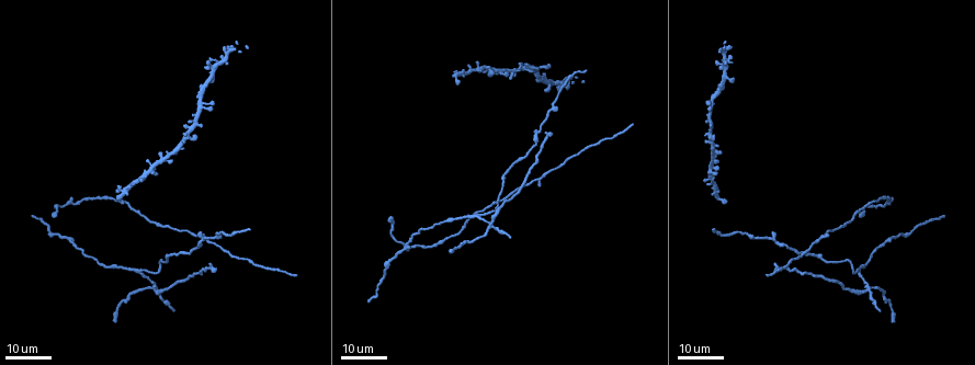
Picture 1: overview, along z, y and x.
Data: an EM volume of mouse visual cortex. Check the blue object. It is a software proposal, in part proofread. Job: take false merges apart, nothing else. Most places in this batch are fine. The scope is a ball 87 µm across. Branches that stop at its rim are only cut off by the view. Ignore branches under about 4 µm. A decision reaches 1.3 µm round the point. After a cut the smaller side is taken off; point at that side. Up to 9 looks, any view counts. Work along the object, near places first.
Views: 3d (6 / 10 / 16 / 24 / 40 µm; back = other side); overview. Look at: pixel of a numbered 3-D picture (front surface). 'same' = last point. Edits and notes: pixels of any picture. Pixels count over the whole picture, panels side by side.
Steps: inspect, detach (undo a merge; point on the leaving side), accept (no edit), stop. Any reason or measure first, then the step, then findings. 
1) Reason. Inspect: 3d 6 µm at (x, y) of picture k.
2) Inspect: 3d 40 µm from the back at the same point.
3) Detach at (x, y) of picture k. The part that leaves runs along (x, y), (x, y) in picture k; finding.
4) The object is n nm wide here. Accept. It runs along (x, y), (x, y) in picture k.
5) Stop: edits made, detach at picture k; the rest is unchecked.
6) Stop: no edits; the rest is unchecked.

Side arm on a straight run. Inspect: 3d 16 µm at (474, 218) of picture 1.

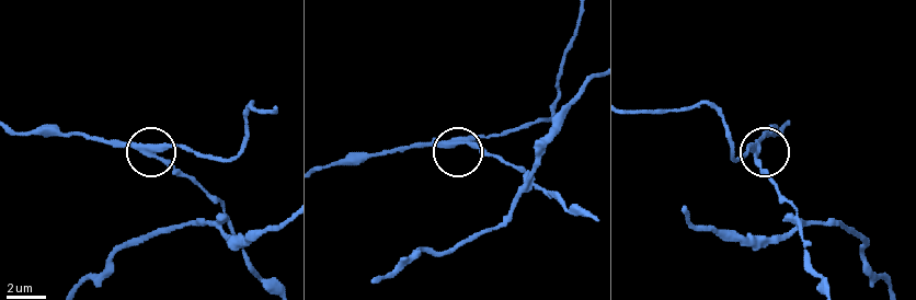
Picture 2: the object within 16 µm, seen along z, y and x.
Inspect: 3d 6 µm at (157, 155) of picture 2.

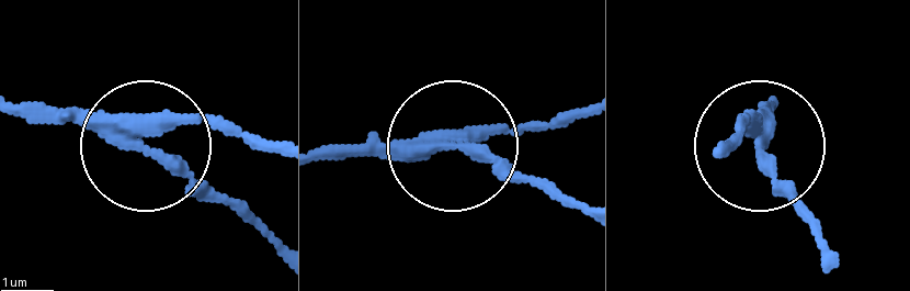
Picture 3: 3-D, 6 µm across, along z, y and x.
Other side. Inspect: 3d 6 µm from the back at (142, 147) of picture 3.

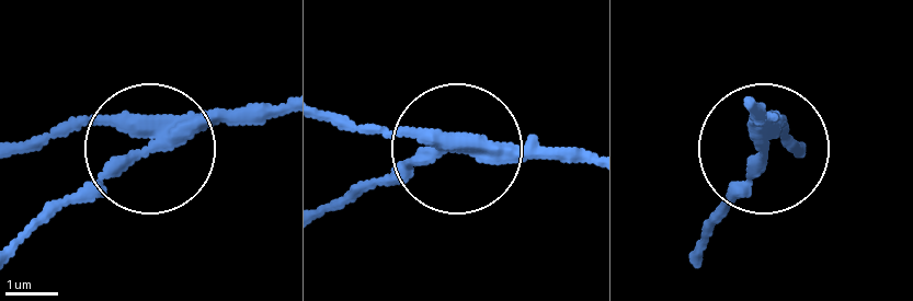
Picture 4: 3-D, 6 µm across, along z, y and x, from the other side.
The side arm is 35 µm long; 3 arms meet here. Detach at (118, 157) of picture 4. Two cells meet here.

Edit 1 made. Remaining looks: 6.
Sudden change in width. Inspect: 3d 24 µm at (599, 144) of picture 1.

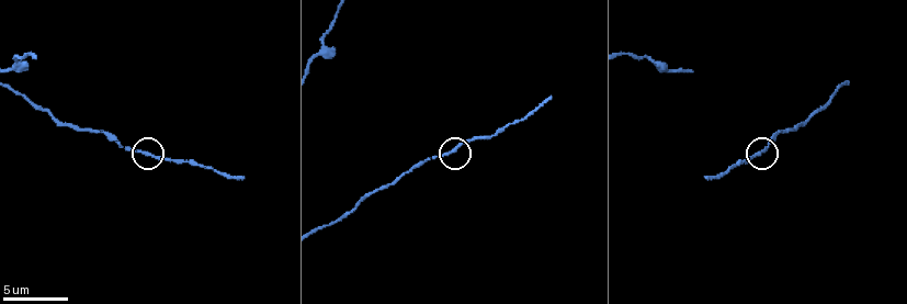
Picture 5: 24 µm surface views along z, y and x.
Closer look. Inspect: 3d 6 µm at (143, 152) of picture 5.

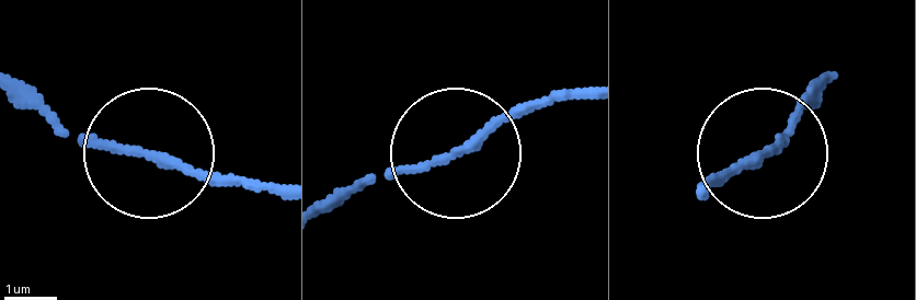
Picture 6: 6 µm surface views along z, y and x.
Other side. Inspect: 3d 6 µm from the back at (153, 156) of picture 6.

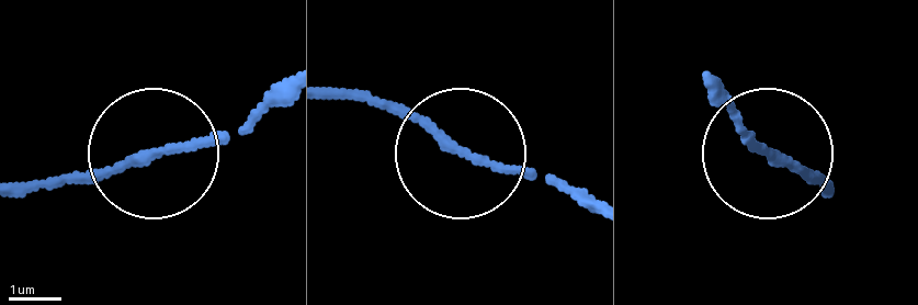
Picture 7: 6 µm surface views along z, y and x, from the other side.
The object is 170 nm wide here. Accept. It runs along (288, 99), (223, 134), (57, 173) in picture 7; continuous, no second cell.

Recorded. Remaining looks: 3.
Two arms in line, one across. Inspect: 3d 24 µm at (773, 239) of picture 1.

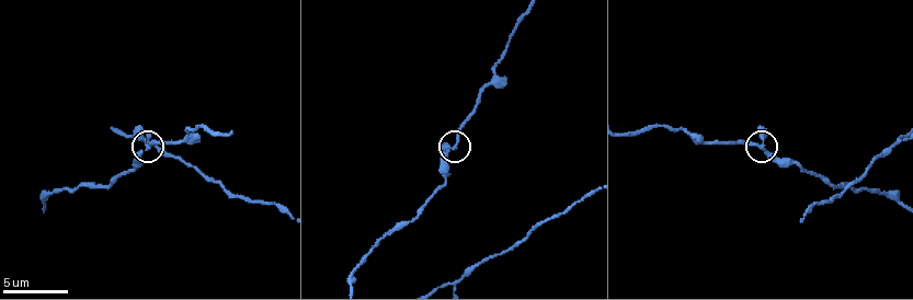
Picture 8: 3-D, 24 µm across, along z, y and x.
Inspect: 3d 6 µm at (456, 145) of picture 8.

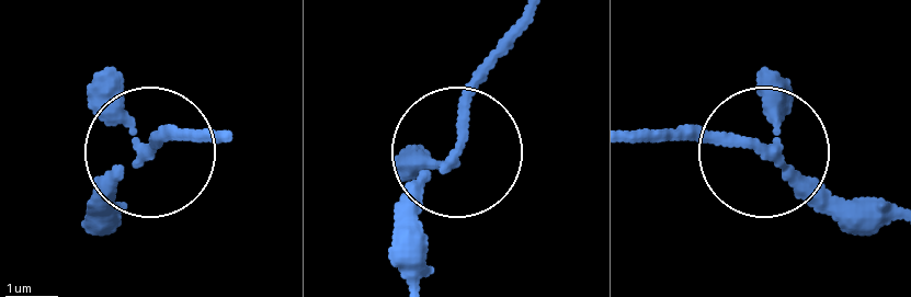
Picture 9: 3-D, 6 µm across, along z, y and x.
Accept. One cell here.

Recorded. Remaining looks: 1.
Stop: edits made, detach at picture 4; the rest is unchecked.

